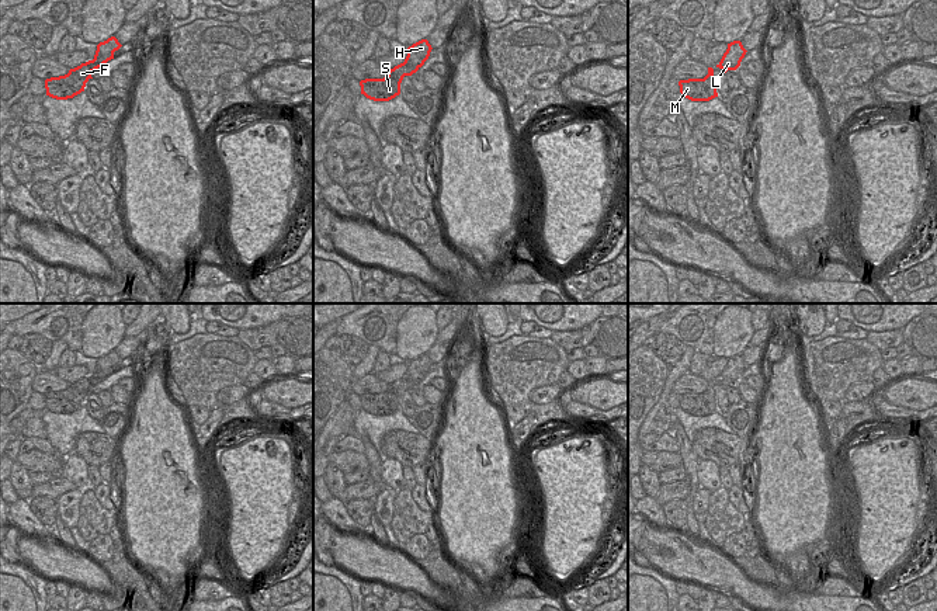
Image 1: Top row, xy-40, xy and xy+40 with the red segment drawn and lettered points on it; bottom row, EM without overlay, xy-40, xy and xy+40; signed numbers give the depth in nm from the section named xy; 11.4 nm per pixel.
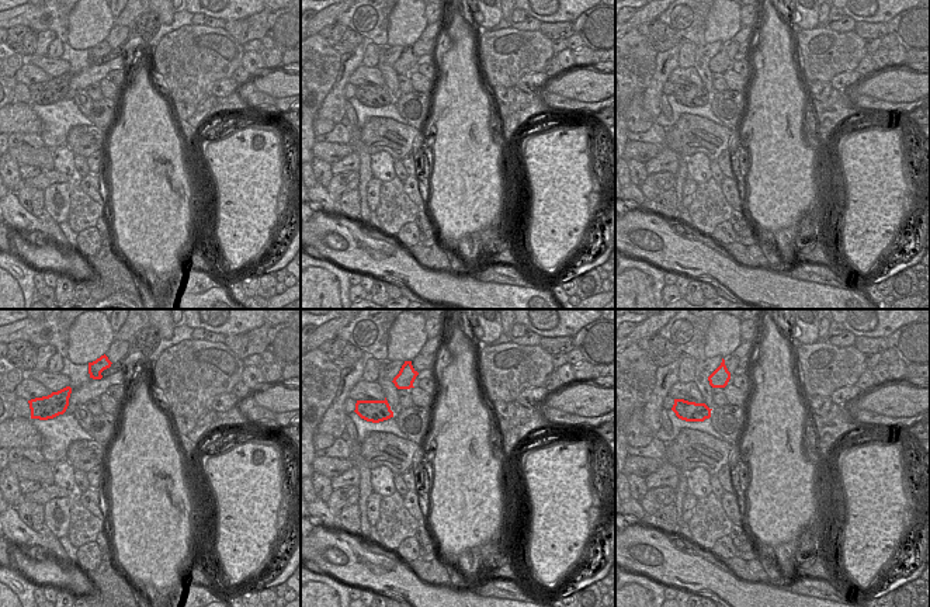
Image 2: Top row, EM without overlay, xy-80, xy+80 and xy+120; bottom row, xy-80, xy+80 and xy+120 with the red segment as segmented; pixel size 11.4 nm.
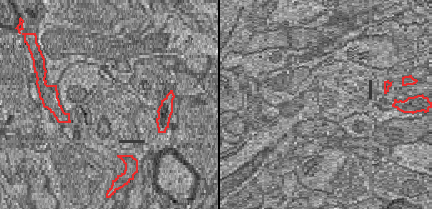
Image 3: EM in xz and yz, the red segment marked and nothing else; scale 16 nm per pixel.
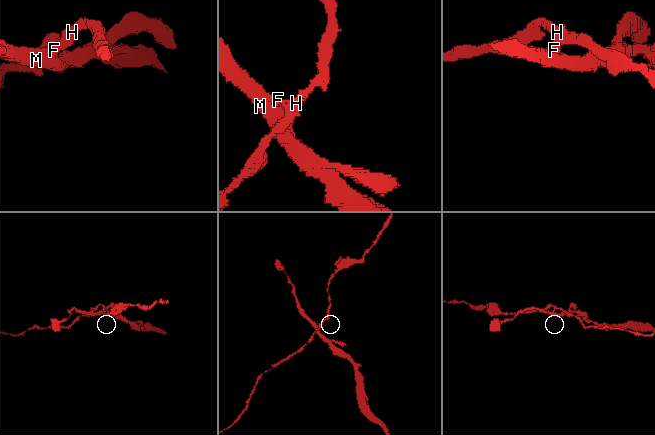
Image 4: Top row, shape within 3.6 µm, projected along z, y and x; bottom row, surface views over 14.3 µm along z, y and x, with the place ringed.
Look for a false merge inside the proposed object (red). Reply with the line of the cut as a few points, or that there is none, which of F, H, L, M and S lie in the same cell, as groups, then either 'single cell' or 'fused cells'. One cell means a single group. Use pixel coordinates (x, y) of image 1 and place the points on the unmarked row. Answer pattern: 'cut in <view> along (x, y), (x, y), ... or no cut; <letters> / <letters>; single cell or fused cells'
cut in xy along (403, 377), (416, 385); F M S / H L; fused cells

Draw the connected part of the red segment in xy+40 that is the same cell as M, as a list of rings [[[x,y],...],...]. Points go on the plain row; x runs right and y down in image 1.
[[[708,382],[704,393],[680,395],[679,400],[680,407],[691,416],[709,416],[718,412],[712,382]]]

